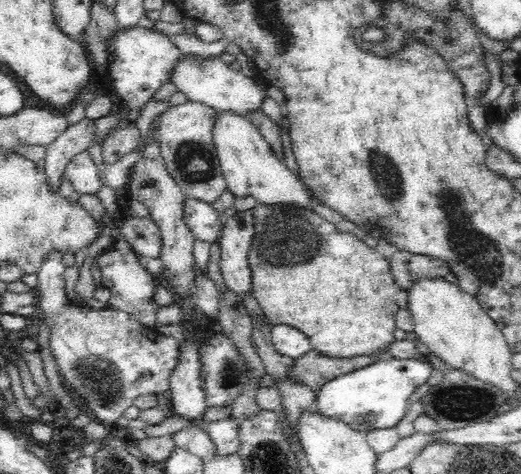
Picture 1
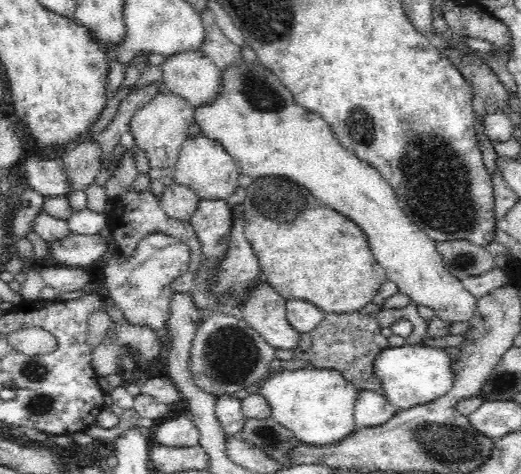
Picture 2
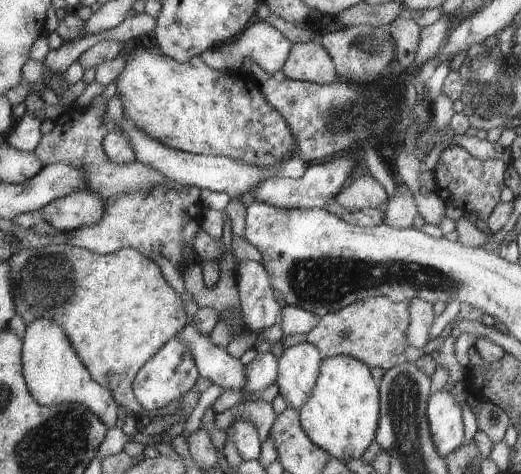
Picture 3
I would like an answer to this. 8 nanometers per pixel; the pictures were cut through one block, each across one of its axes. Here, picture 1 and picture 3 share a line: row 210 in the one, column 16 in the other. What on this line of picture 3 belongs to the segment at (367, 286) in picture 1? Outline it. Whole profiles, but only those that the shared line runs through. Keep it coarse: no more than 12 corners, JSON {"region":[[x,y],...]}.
{"region":[[135,248],[9,258],[24,324],[64,328],[137,417],[143,364],[190,321]]}

